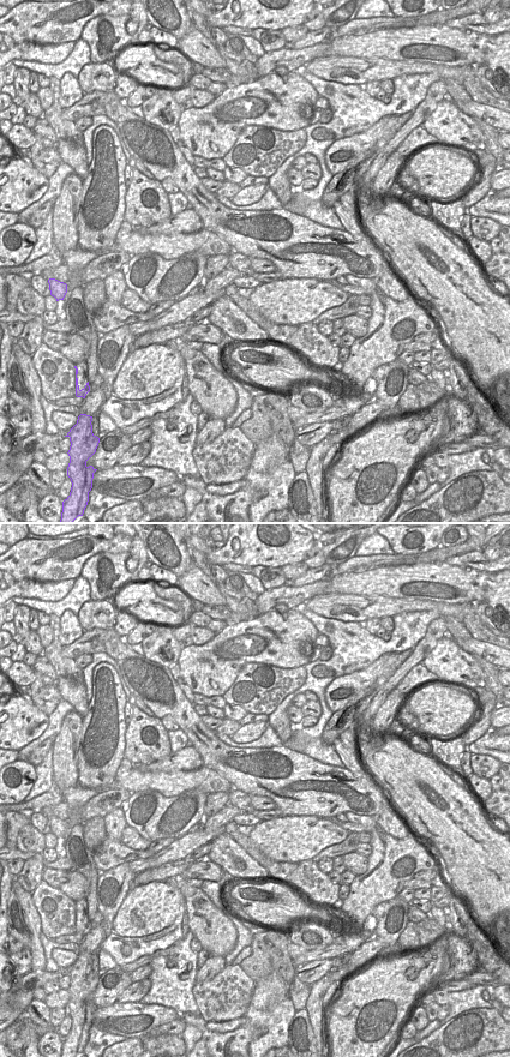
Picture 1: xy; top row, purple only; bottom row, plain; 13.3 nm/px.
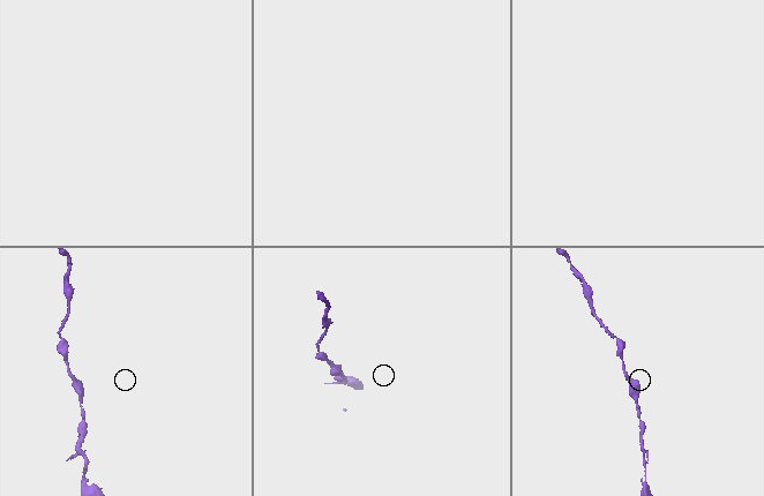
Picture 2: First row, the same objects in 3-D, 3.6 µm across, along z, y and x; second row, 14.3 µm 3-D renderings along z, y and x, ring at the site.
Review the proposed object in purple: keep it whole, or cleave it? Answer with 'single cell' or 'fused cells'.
single cell

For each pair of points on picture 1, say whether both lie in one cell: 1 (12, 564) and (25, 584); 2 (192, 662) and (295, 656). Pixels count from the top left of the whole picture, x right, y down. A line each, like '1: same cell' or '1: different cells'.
1: different cells
2: same cell

